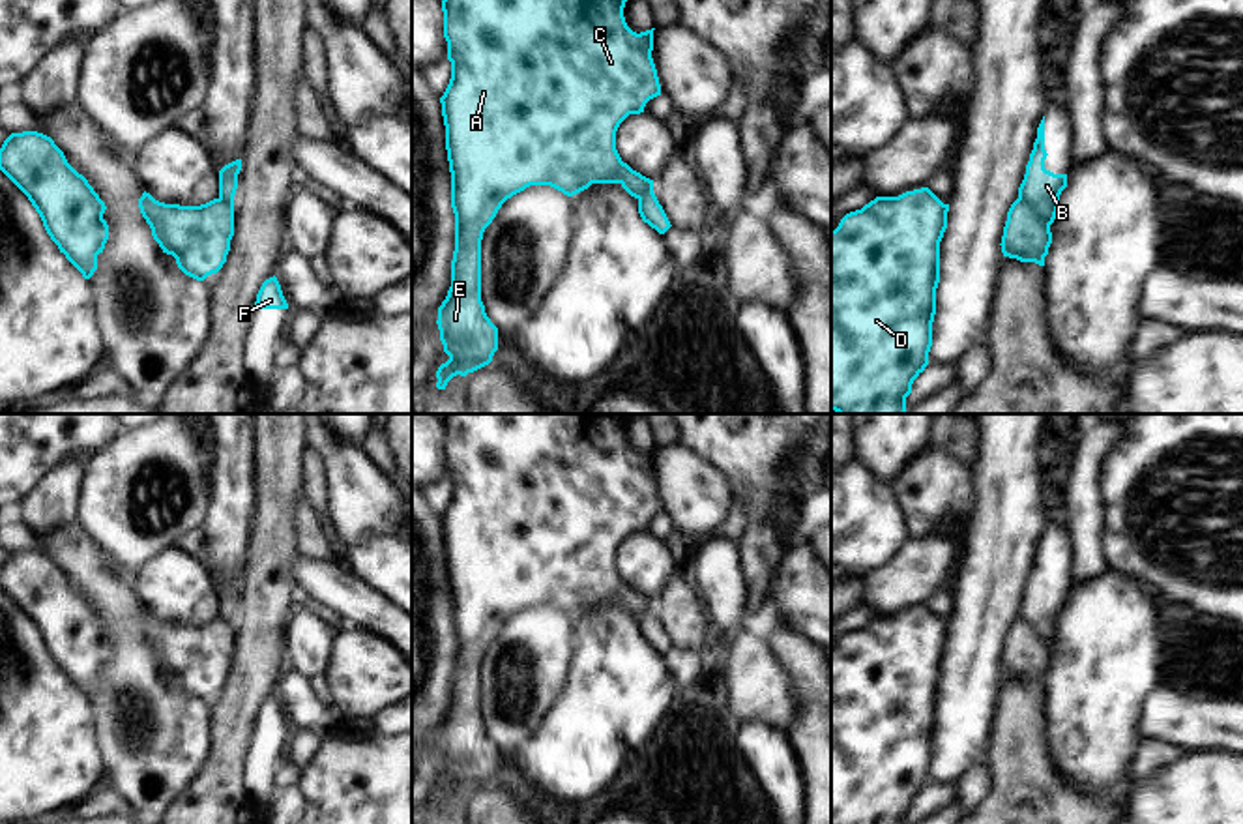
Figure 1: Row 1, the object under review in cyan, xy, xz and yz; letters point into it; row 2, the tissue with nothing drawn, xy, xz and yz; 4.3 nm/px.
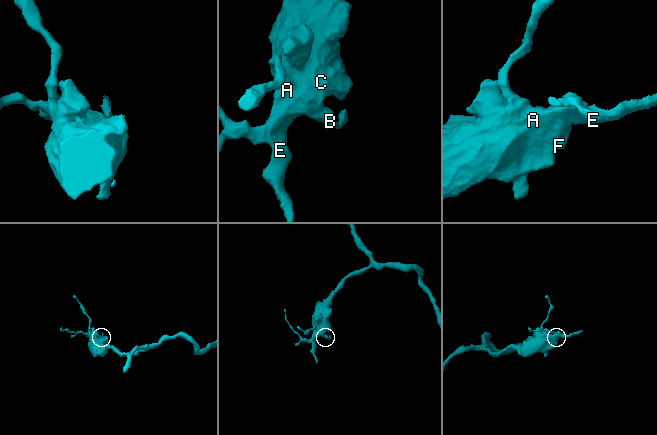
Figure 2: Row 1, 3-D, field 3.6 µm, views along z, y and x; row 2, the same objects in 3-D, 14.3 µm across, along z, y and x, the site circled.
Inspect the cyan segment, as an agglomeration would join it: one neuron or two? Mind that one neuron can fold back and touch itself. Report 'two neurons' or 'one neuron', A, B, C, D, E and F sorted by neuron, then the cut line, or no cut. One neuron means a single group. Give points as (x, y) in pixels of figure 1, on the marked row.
two neurons | A C D E / B F | yz (1019, 195), (1049, 229)

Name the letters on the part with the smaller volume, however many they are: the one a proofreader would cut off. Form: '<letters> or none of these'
B, F

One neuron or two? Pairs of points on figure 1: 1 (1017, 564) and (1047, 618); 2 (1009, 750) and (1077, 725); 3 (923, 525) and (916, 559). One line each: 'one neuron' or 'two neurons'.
1: two neurons
2: two neurons
3: two neurons

